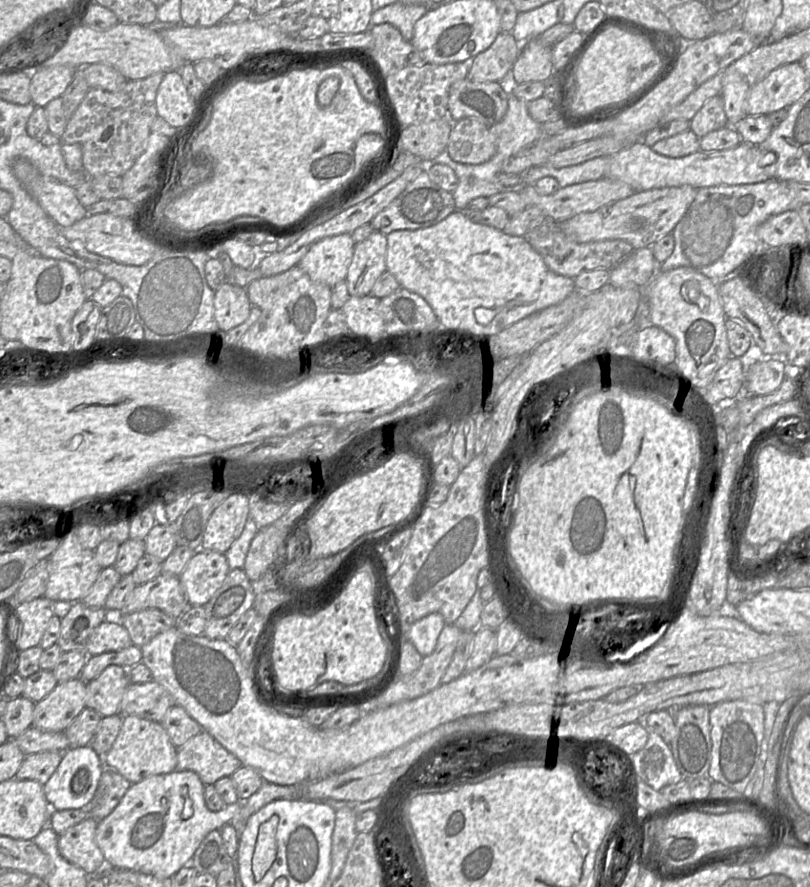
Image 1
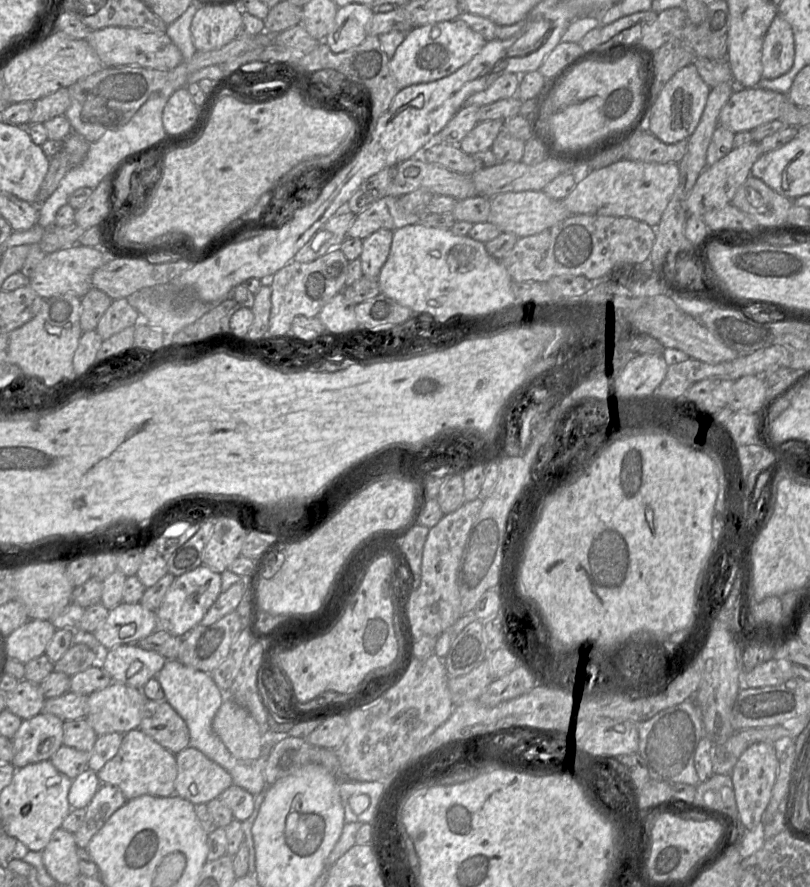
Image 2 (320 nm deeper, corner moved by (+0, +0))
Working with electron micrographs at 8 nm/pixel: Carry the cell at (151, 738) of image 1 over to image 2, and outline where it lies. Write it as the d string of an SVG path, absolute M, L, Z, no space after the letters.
M134 729L123 735L117 754L97 774L101 783L119 788L127 800L142 795L167 797L175 794L177 777L176 755L140 729Z

